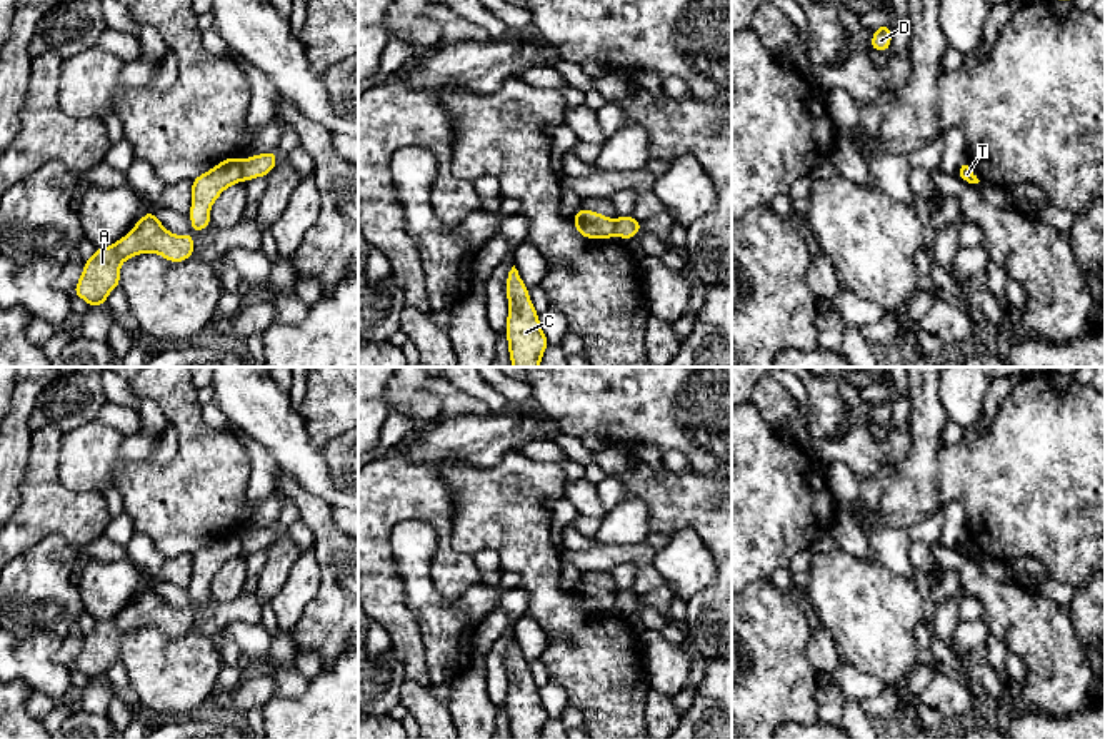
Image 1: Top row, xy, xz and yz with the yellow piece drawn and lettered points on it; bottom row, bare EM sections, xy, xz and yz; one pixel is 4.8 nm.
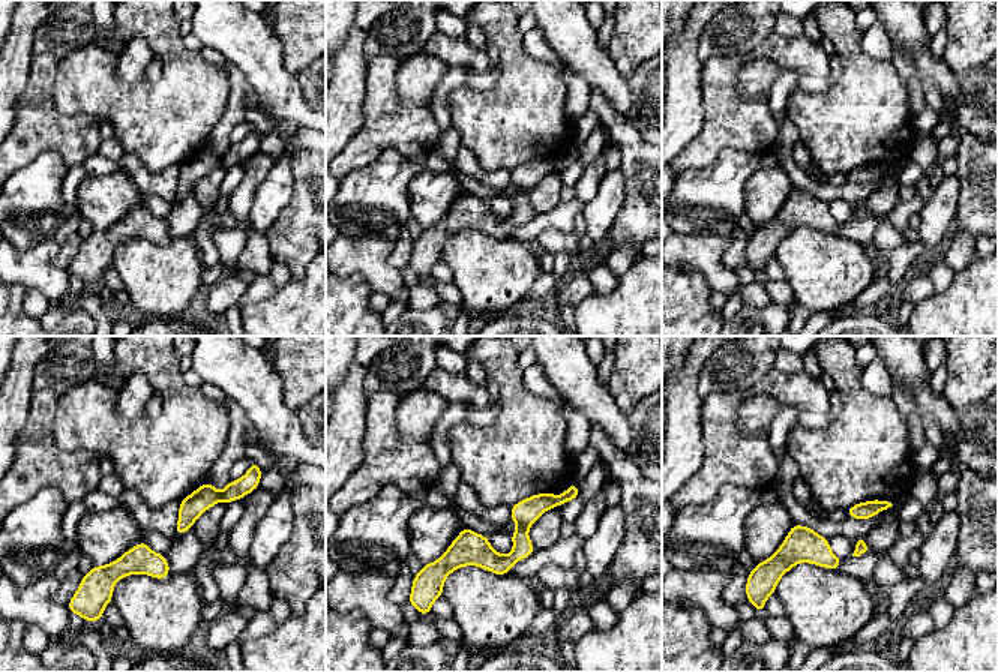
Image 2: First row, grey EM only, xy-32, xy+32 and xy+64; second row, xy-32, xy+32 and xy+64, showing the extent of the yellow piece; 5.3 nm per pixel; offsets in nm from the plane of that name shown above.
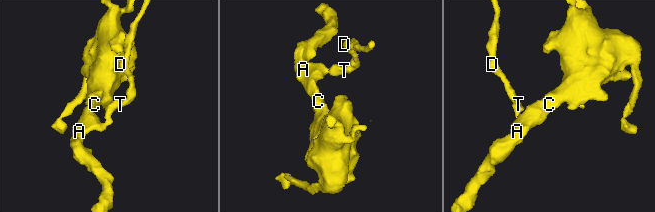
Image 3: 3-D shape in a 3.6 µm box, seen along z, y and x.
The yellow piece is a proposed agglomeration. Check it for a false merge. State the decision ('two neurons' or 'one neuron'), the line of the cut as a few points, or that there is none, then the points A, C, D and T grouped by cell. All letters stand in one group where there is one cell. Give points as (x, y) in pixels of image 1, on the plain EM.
two neurons; cut in xy along (244, 536), (240, 552); A C T / D

